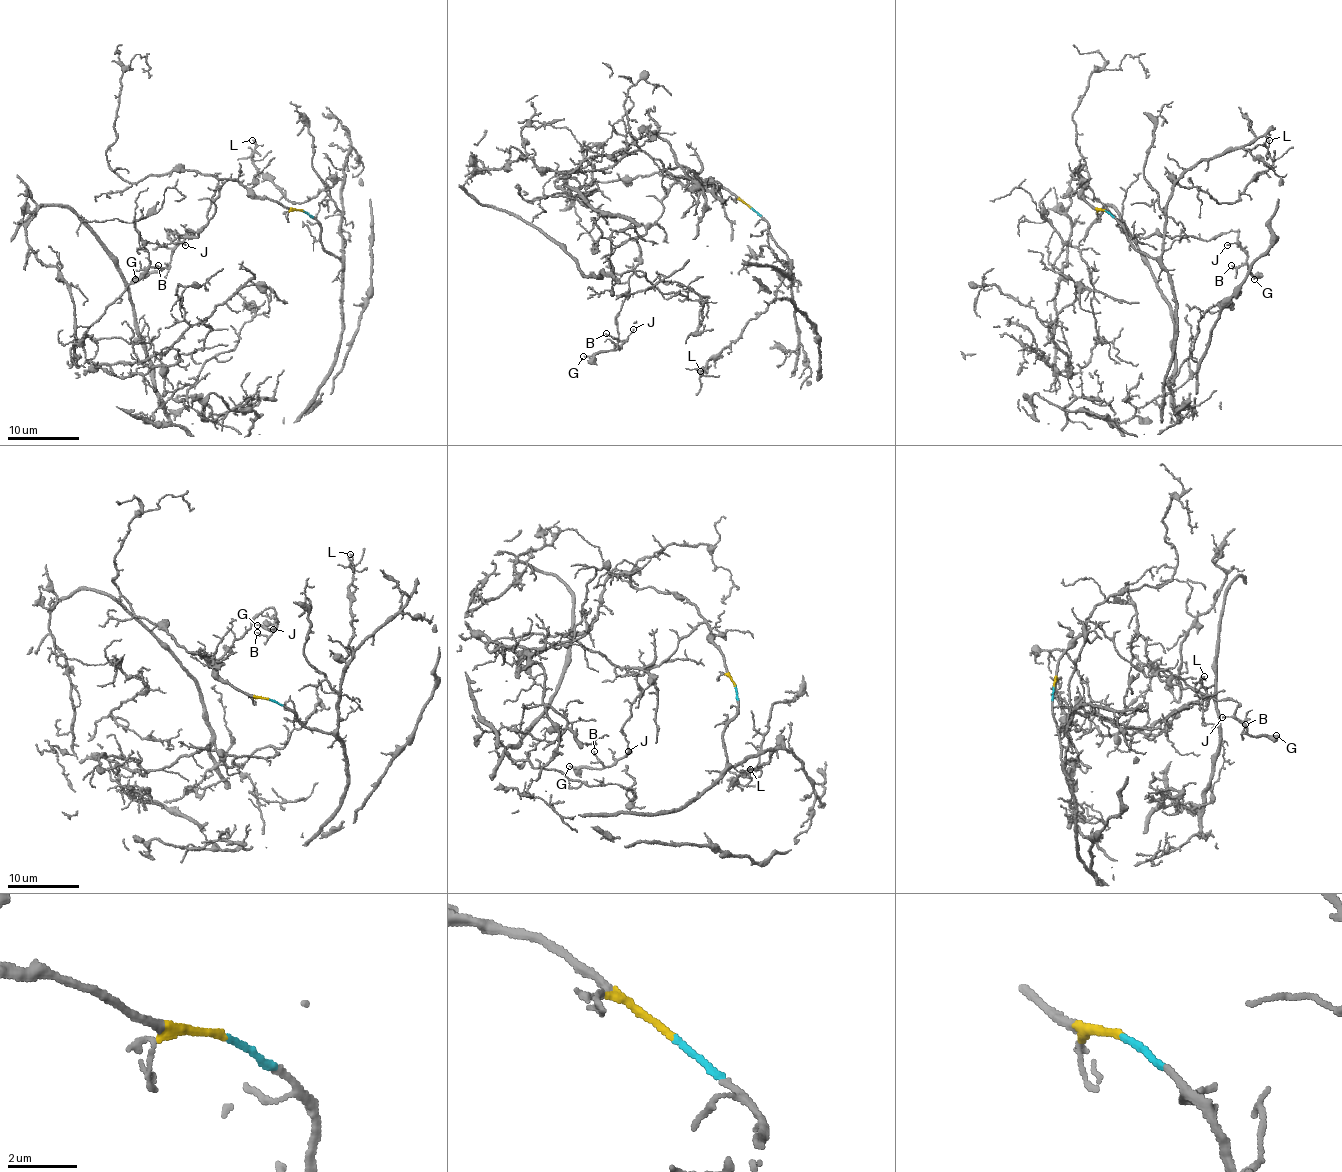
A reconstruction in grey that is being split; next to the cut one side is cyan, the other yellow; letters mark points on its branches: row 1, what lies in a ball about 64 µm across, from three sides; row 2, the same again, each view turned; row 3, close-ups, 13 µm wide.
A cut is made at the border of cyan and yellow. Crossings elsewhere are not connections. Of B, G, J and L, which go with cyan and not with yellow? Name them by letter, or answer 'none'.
L

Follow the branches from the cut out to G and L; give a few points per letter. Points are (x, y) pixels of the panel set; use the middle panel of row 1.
G: (750, 206), (719, 187), (675, 183), (637, 240), (616, 319), (627, 340), (584, 356)
L: (752, 206), (787, 256), (789, 276), (764, 311), (700, 370)

